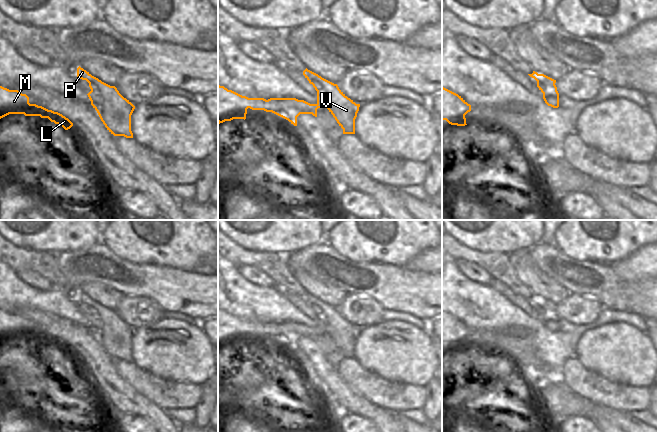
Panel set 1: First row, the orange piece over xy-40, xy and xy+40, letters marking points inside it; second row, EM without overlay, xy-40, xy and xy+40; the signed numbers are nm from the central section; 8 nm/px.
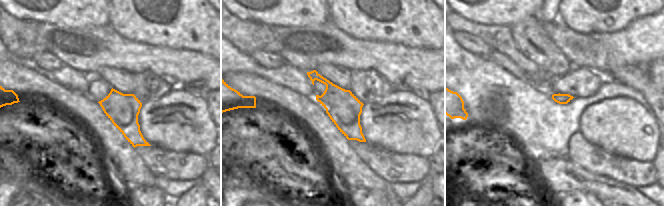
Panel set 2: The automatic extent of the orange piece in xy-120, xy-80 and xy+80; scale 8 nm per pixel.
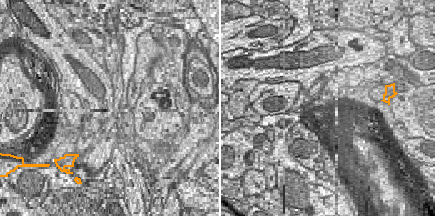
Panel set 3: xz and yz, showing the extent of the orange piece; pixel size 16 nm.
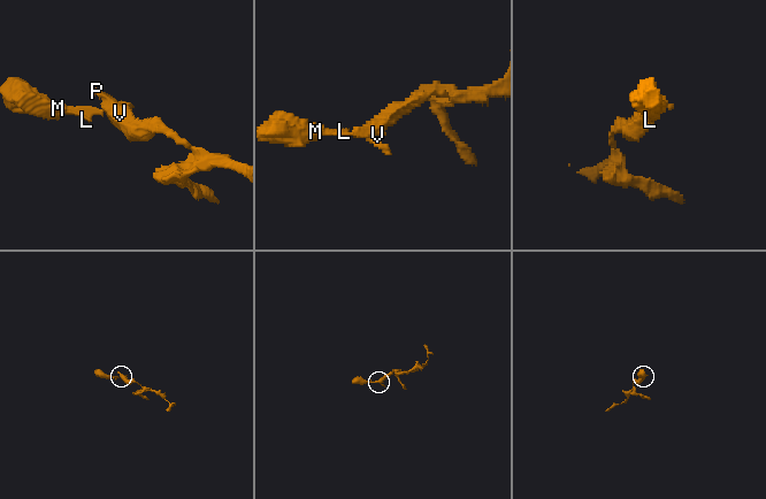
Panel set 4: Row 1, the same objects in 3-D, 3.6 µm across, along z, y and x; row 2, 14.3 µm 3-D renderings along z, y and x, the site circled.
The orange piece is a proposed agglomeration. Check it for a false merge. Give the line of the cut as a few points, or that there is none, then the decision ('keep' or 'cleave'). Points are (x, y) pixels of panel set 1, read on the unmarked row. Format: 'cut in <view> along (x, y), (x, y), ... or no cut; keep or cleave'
cut in xy along (328, 326), (323, 329), (317, 327); cleave

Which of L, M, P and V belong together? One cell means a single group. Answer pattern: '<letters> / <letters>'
L M / P V

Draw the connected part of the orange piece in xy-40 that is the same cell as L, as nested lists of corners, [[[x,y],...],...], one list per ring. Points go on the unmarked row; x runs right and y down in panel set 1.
[[[0,310],[0,343],[9,338],[24,338],[25,340],[40,340],[51,346],[70,353],[73,347],[58,336],[48,334],[42,330],[29,327],[29,321],[18,314],[9,314]]]

